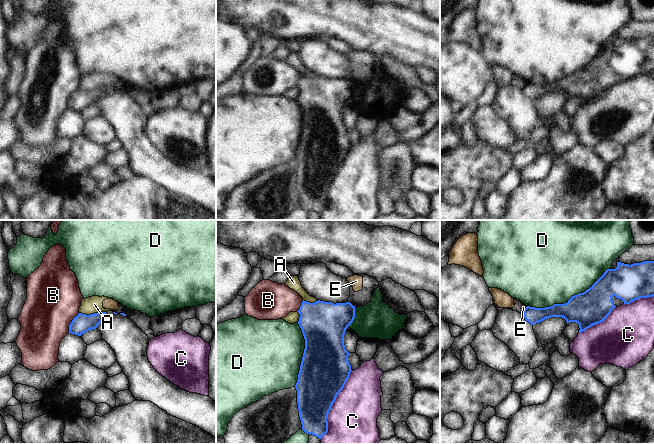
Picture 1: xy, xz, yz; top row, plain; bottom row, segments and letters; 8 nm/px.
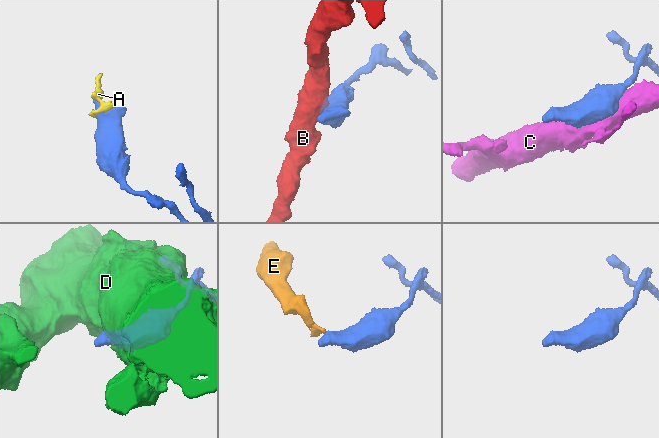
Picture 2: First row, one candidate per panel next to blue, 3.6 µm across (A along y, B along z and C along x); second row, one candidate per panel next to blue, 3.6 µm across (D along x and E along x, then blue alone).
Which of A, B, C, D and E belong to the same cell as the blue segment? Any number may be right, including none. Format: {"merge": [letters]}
{"merge": []}

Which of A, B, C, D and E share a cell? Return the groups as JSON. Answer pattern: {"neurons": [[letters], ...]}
{"neurons": [["A", "E"], ["B"], ["C"], ["D"]]}

